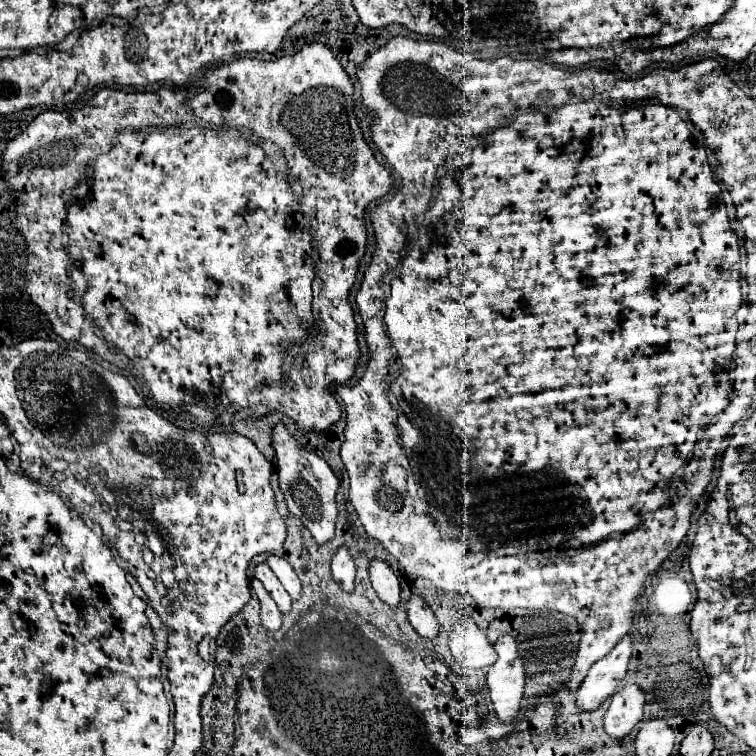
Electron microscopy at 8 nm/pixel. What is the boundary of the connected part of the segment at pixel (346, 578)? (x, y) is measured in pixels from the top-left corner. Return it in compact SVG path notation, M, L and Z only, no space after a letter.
M340 547L336 551L336 555L332 557L332 577L346 593L352 593L354 591L354 575L356 575L356 567L354 567L352 557L346 547Z

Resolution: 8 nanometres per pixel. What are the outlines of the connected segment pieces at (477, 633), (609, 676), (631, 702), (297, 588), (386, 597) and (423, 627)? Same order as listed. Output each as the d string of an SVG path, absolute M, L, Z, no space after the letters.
M468 619L468 631L452 631L450 635L450 651L462 667L486 669L496 661L496 651L488 637L478 629L472 619Z
M626 635L604 659L596 661L582 687L576 691L576 705L580 711L594 711L606 699L618 691L618 683L624 679L630 661L630 637Z
M630 685L628 689L616 693L610 699L610 709L604 717L604 731L612 741L626 739L636 725L642 721L642 709L644 709L644 693Z
M270 555L266 563L268 563L268 567L274 571L274 575L280 579L280 583L284 585L284 589L290 593L290 597L292 597L294 601L298 601L300 595L302 595L302 583L300 583L298 575L294 573L292 565L290 565L286 559L276 557L276 555Z
M374 559L370 563L370 581L374 591L378 593L378 597L390 605L392 609L396 609L400 605L400 583L398 577L394 575L394 571L384 563Z
M412 595L412 599L408 601L408 621L412 623L412 627L416 629L416 633L422 639L434 639L440 633L440 623L434 617L432 609L418 597Z

